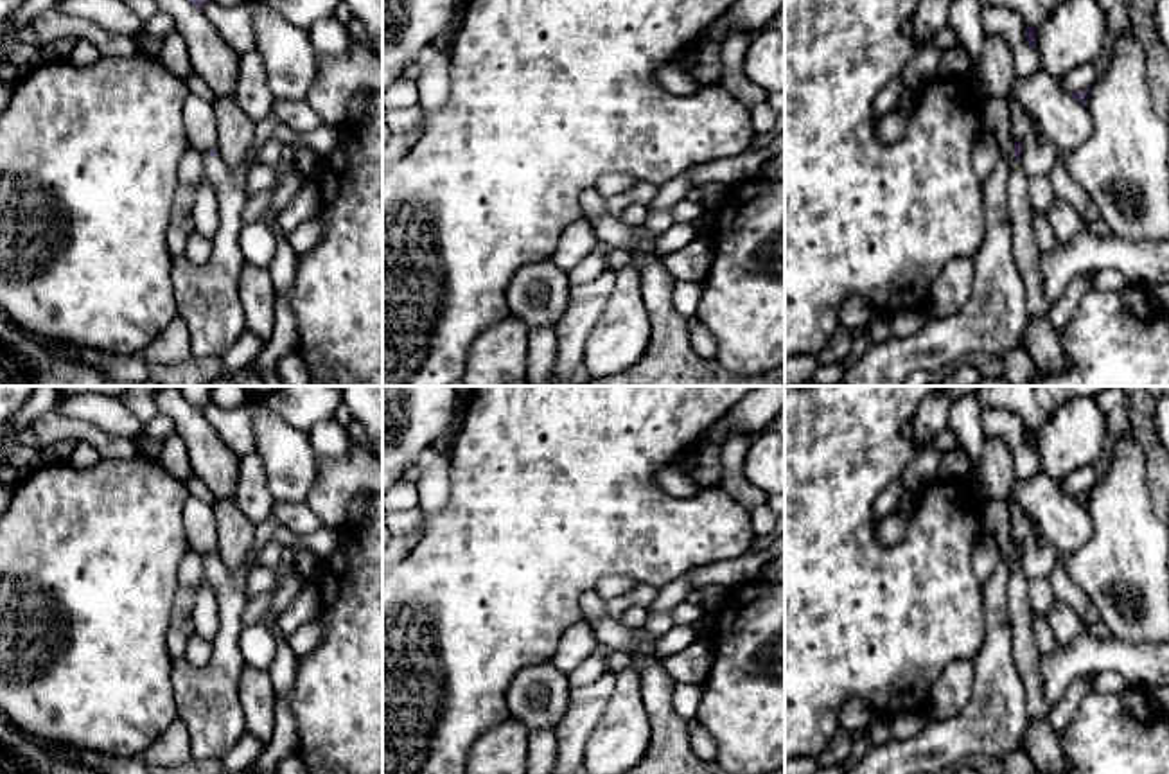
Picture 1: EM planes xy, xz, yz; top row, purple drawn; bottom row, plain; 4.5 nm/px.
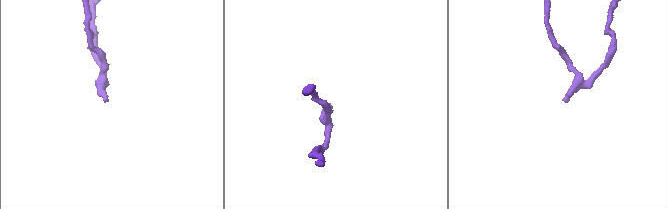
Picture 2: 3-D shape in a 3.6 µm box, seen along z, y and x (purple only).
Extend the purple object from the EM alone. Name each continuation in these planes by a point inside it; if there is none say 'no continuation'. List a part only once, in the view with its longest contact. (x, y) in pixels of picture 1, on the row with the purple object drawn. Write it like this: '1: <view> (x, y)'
1: xy (207, 295)

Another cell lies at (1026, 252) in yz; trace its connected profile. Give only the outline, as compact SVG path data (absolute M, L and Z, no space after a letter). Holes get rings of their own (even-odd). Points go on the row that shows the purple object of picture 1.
M1011 160L1007 178L1007 208L1013 219L1013 257L1025 287L1029 318L1047 318L1050 300L1043 295L1040 273L1040 248L1033 230L1033 205L1029 201L1029 180L1020 162Z

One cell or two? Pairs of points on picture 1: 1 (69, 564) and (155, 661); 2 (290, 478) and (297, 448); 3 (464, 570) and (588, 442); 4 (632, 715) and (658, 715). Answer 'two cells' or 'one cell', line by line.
1: one cell
2: one cell
3: one cell
4: two cells

